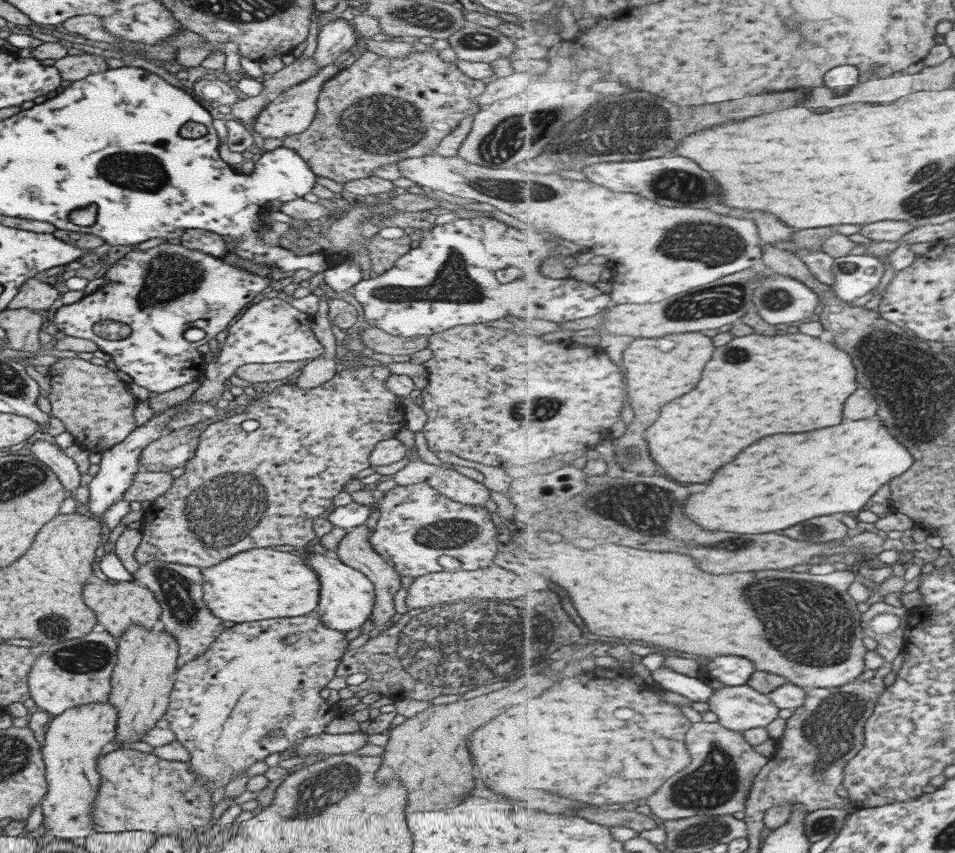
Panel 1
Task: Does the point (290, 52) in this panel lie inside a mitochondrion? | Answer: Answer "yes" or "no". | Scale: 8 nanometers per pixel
no

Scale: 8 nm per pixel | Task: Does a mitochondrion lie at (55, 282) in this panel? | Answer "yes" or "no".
no

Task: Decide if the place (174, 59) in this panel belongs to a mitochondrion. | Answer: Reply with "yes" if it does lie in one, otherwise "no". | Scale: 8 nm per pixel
no

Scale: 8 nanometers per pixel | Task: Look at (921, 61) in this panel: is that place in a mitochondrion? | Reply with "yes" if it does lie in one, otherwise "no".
no

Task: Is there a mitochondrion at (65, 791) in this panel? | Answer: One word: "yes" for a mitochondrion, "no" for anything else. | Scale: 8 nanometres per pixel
no

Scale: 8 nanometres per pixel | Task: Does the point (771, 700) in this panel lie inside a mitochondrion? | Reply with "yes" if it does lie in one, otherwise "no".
no

